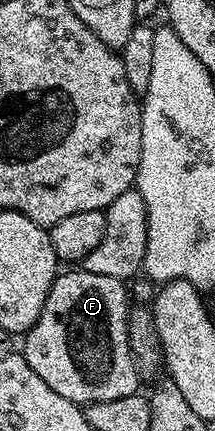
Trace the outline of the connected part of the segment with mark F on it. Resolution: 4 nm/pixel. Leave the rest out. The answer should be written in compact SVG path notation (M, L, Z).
M81 267L72 269L75 269L72 273L60 272L51 284L37 323L33 323L31 330L22 338L21 356L33 371L37 371L37 375L41 375L41 379L45 379L45 383L49 383L49 387L53 387L53 391L57 391L57 395L77 406L134 397L140 392L141 382L134 371L127 334L128 286L117 279L109 279L109 275L93 275Z

